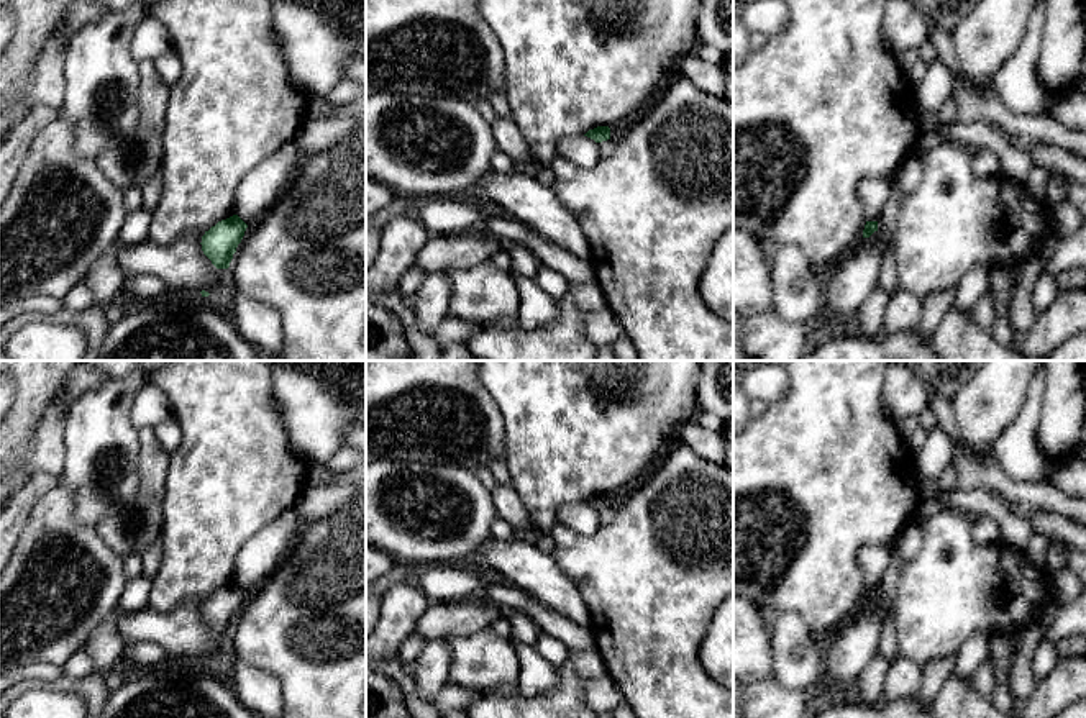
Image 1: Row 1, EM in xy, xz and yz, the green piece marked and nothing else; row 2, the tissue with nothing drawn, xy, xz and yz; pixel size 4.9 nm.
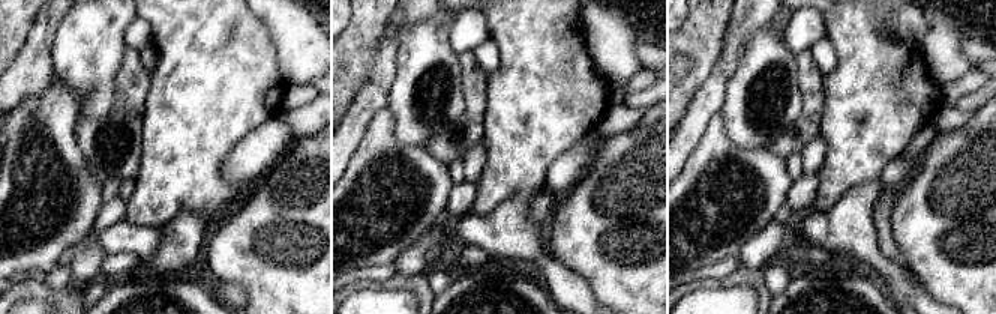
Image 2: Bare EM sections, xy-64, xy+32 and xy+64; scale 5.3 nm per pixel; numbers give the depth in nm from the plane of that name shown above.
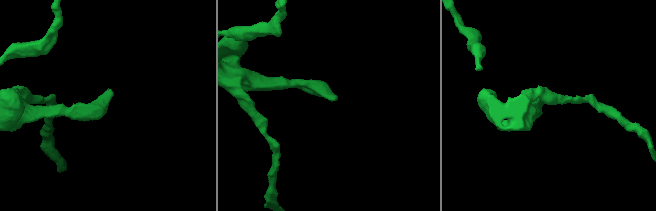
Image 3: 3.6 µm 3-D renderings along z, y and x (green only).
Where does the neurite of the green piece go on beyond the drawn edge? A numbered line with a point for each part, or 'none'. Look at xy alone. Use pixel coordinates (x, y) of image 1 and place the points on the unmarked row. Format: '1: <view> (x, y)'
none

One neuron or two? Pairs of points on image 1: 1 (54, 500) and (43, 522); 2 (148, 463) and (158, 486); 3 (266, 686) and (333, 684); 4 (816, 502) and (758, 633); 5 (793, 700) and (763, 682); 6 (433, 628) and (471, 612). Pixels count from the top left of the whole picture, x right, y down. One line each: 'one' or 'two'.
1: one
2: one
3: two
4: two
5: one
6: one

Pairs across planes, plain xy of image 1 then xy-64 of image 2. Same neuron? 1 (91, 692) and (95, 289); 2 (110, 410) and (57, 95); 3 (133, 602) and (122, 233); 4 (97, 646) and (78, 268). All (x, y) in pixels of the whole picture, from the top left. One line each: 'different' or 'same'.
1: different
2: different
3: different
4: same

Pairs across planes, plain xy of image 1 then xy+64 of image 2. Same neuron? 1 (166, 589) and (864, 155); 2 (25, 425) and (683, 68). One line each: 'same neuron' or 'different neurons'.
1: same neuron
2: different neurons

